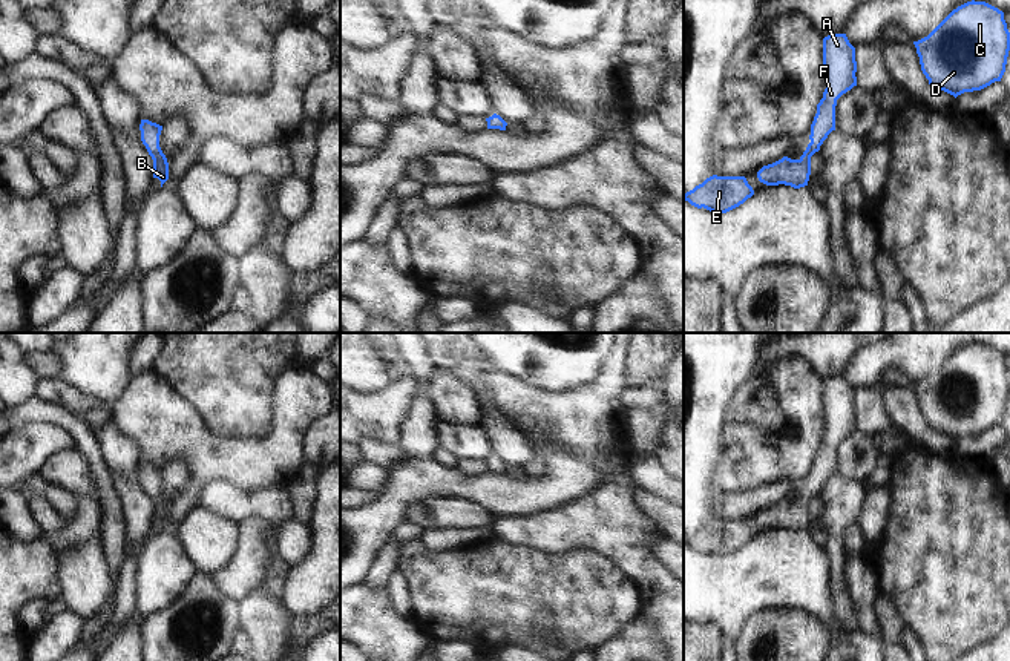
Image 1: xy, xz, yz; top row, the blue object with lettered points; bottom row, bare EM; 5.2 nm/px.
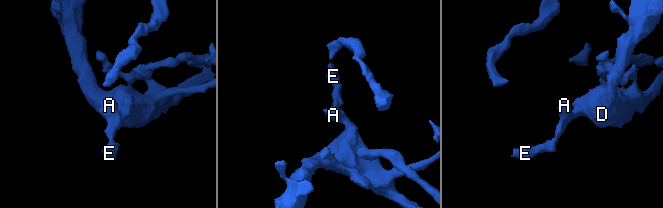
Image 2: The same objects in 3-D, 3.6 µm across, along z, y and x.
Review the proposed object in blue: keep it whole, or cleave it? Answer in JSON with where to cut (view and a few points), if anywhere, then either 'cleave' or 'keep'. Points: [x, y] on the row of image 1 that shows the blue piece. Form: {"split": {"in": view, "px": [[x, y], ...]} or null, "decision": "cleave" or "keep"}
{"split": null, "decision": "keep"}

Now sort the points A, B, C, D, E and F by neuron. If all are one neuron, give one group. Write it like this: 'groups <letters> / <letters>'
groups A B C D E F

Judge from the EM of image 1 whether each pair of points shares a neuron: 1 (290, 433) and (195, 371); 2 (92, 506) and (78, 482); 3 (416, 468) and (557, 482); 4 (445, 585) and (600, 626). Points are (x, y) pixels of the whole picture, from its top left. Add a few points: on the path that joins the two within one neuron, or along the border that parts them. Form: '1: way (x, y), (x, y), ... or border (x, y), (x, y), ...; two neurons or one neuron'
1: border (276, 385), (270, 430), (241, 440); two neurons
2: border (74, 493), (88, 493), (95, 499); two neurons
3: way (451, 483), (494, 491), (521, 491); one neuron
4: way (483, 585), (558, 585), (561, 588); one neuron

